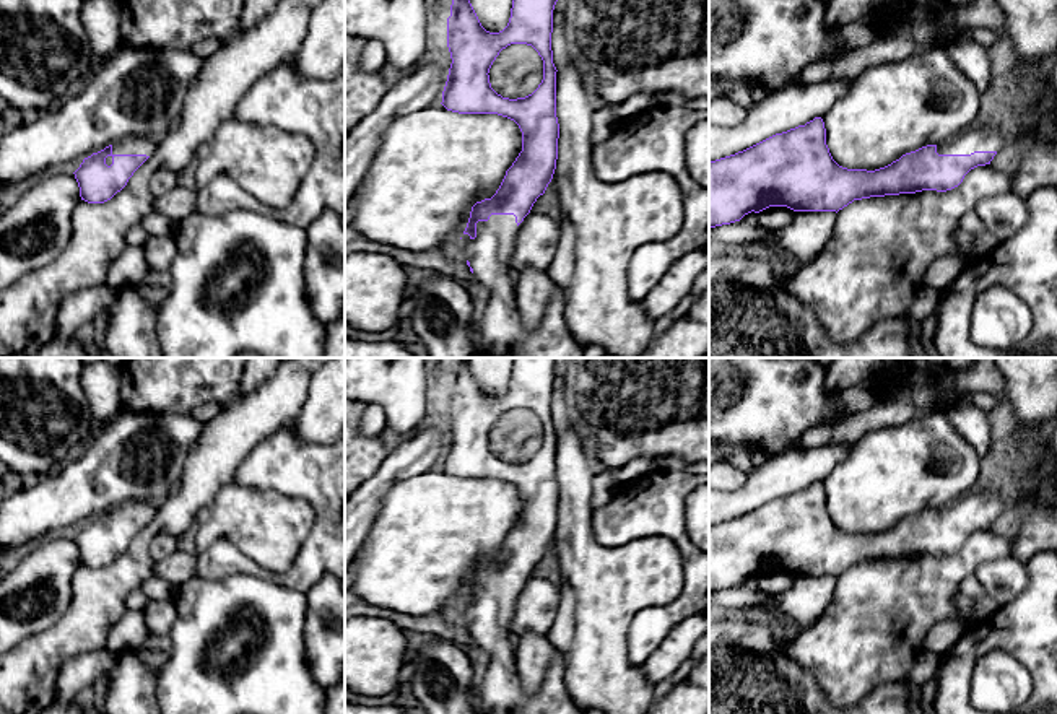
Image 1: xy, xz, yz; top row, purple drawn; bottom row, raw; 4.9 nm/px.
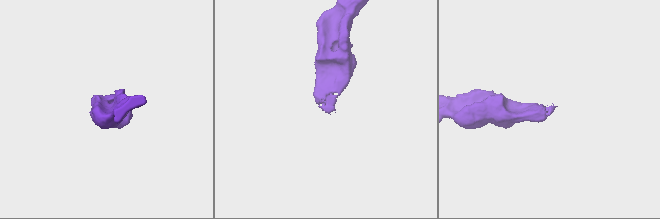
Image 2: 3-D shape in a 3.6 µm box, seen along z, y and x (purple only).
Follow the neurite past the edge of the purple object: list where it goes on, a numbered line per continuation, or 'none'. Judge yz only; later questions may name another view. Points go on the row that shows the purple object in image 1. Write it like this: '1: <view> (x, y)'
1: yz (994, 137)

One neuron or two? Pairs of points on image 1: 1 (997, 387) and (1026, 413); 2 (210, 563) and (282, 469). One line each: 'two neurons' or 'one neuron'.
1: two neurons
2: one neuron

